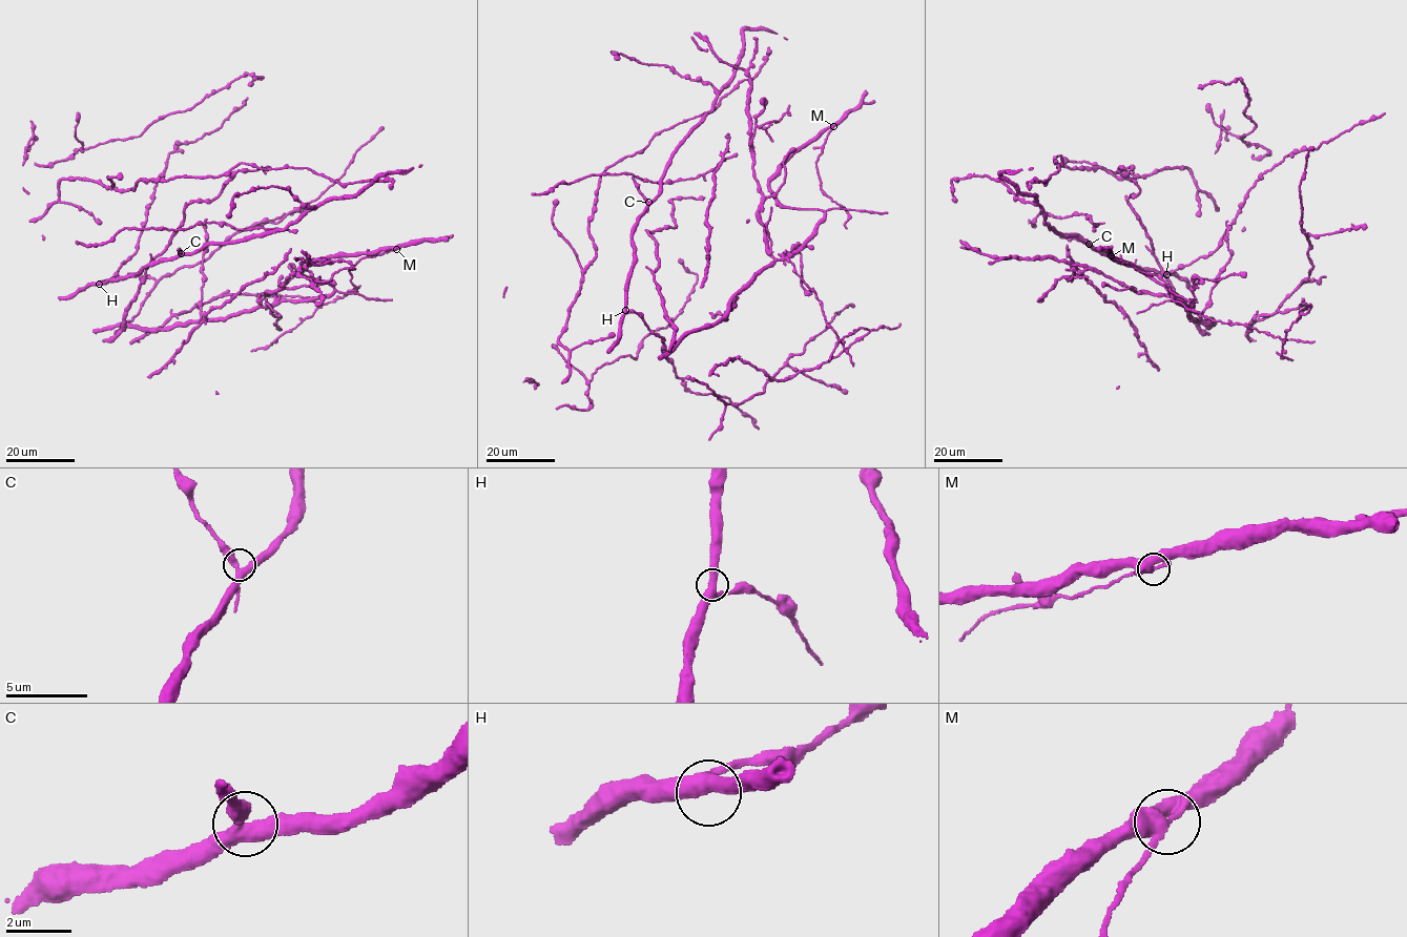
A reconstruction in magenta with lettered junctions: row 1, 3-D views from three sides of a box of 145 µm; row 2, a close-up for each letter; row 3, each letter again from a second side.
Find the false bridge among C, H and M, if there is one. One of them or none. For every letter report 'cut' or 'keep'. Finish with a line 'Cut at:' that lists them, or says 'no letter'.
C: keep
H: keep
M: cut
Cut at: M

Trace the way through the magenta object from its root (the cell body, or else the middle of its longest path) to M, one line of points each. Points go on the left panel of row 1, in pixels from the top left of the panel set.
M: (141, 327), (173, 328), (224, 319), (281, 302), (325, 297), (334, 289), (304, 276), (304, 262), (396, 249)

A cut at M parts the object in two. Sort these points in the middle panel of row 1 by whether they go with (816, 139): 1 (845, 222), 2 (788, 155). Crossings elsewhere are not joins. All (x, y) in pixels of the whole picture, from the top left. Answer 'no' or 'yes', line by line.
1: no
2: yes

